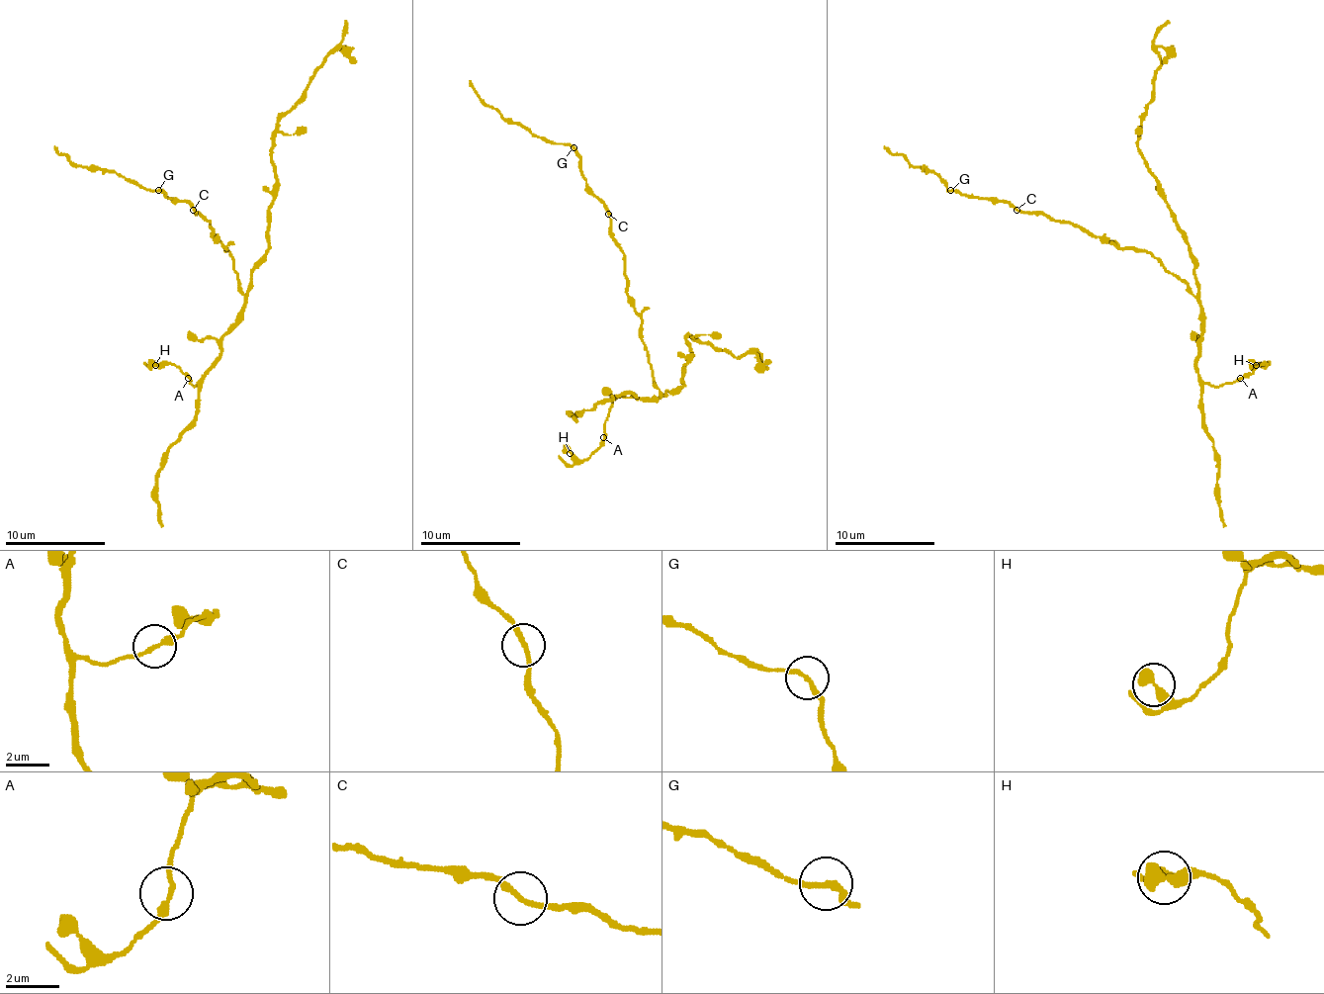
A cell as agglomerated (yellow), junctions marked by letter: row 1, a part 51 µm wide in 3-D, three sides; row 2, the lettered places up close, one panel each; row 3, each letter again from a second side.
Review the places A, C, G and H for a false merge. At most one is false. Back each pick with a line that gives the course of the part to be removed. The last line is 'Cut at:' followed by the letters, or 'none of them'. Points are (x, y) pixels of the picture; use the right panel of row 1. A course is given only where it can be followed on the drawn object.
Cut at: none of them

